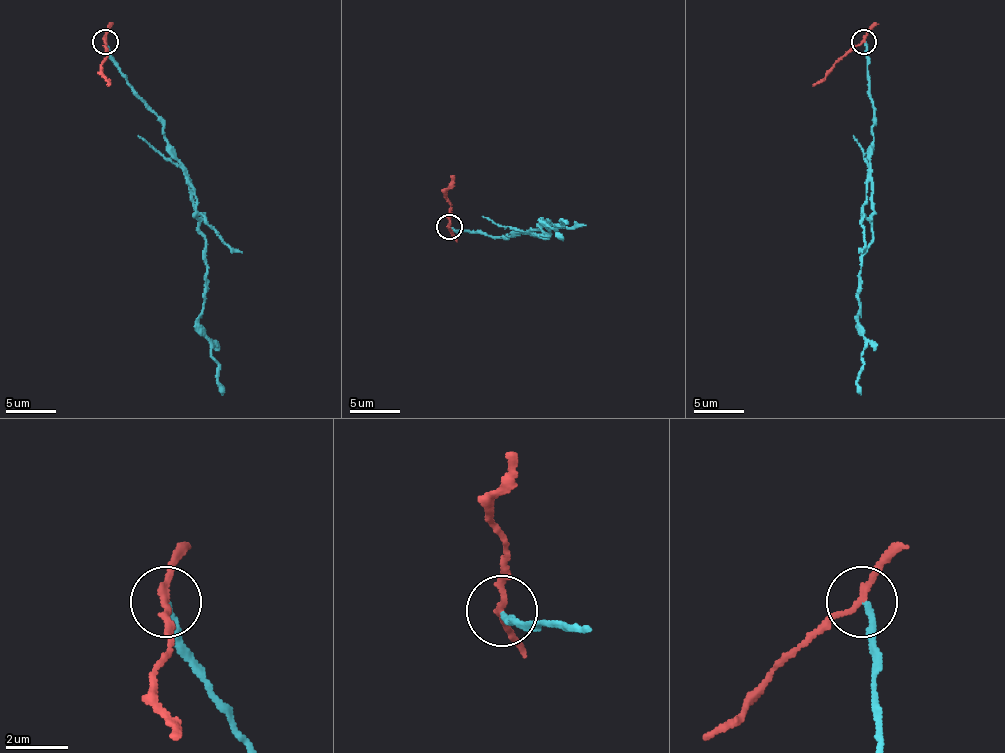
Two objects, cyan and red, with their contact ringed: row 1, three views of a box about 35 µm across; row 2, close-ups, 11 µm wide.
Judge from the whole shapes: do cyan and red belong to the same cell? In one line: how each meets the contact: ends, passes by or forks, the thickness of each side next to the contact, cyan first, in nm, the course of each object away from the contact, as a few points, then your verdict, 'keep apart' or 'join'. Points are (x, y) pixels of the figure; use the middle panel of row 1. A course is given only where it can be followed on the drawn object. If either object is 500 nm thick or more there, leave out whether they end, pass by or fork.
cyan ends there; red passes by; 200 nm thick on the cyan side, 180 nm on the other; cyan runs (448, 226), (453, 231), (547, 236), (550, 223), (542, 221), (555, 228), (562, 221), (567, 223); red runs (448, 226), (451, 203), (446, 188), (453, 175); keep apart

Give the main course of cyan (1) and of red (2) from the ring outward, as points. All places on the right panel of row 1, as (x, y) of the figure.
1: (863, 42), (873, 126), (873, 240), (860, 267), (858, 331), (865, 346), (860, 394)
2: (863, 42), (812, 85)

